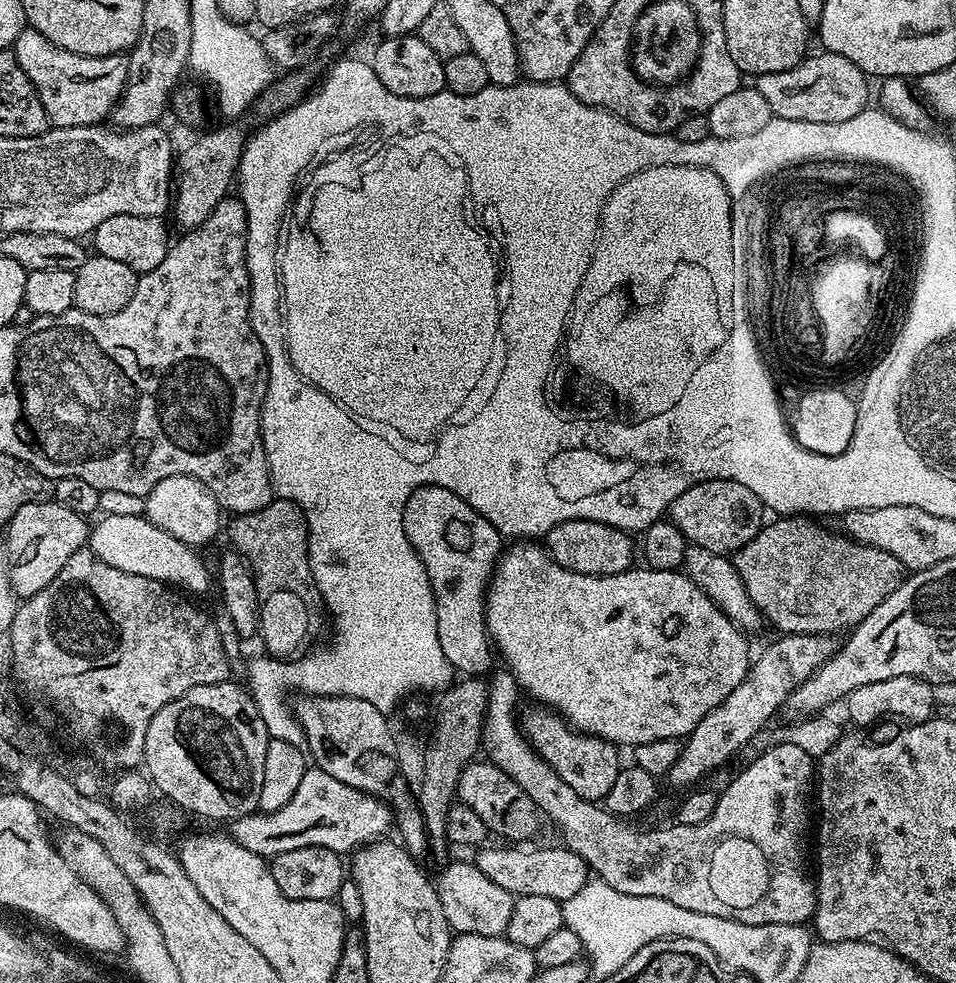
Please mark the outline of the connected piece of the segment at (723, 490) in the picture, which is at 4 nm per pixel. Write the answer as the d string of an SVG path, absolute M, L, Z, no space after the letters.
M707 480L690 486L686 494L678 494L678 498L674 498L670 519L674 526L678 526L678 530L682 530L689 545L711 552L731 554L758 535L766 523L766 509L754 490L746 490L746 486L738 482Z

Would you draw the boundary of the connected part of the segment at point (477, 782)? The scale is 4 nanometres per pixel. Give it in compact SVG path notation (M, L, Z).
M473 762L462 770L456 787L459 803L470 806L470 810L474 810L474 814L478 814L482 822L486 822L493 837L501 836L504 839L501 841L504 842L531 841L528 839L539 830L540 820L542 821L540 809L536 807L530 794L526 794L526 790L522 790L522 786L514 782L514 778L507 776L501 768L491 762L483 763Z

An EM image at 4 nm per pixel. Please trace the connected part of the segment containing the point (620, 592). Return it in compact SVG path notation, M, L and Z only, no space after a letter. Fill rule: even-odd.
M516 542L512 549L505 551L496 561L492 581L488 584L484 624L488 628L489 641L495 651L505 660L507 671L512 673L517 685L533 696L535 703L547 706L559 714L575 731L585 736L597 736L617 746L635 746L642 742L658 742L658 738L680 740L686 738L745 678L750 667L748 656L749 637L714 606L714 602L683 571L654 570L647 566L633 566L620 574L608 577L587 576L573 570L563 569L551 559L547 551L536 542Z

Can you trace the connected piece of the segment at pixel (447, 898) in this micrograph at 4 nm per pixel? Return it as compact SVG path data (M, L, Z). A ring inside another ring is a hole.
M475 863L448 864L441 870L440 877L438 875L435 877L434 883L438 902L442 902L442 914L446 914L446 922L453 933L465 932L466 934L482 934L483 936L504 936L507 933L514 897L512 893L502 890L502 886L490 882L490 878L486 878L486 874L482 874L476 868Z

